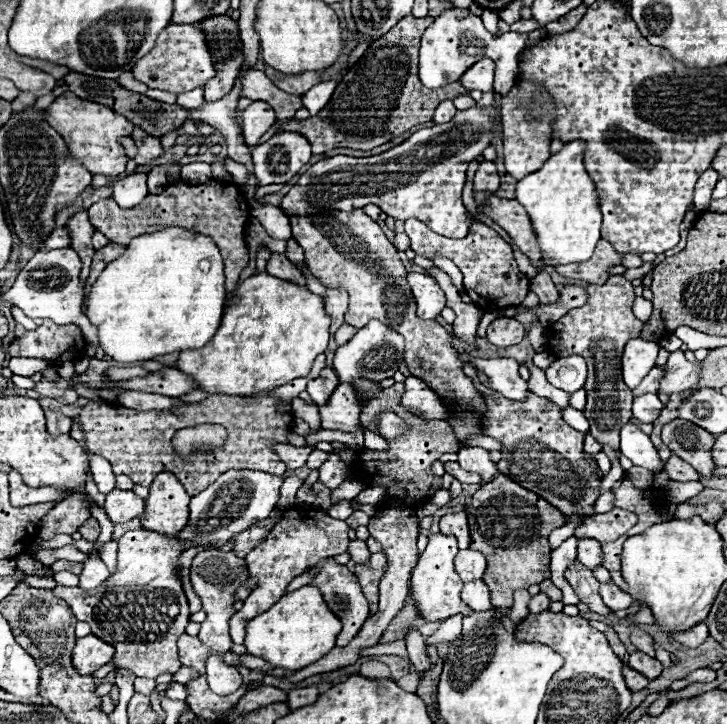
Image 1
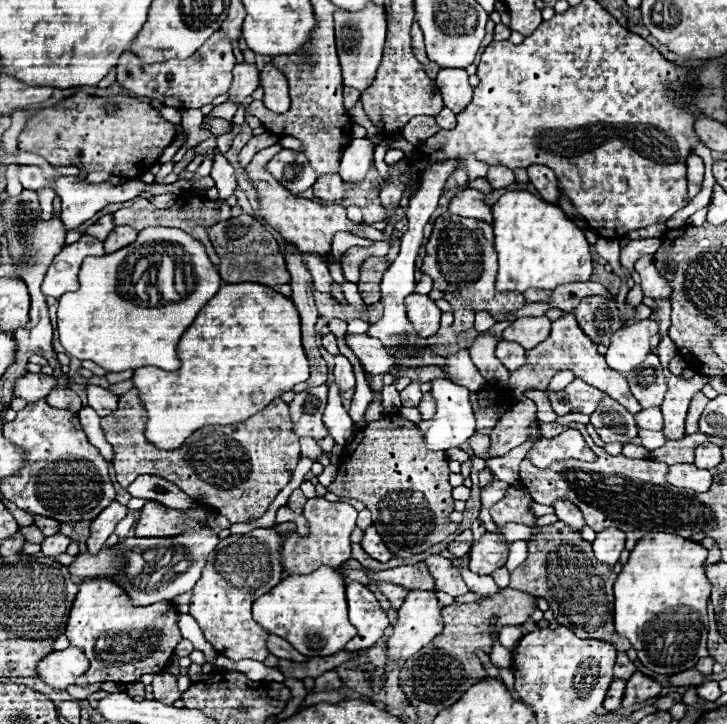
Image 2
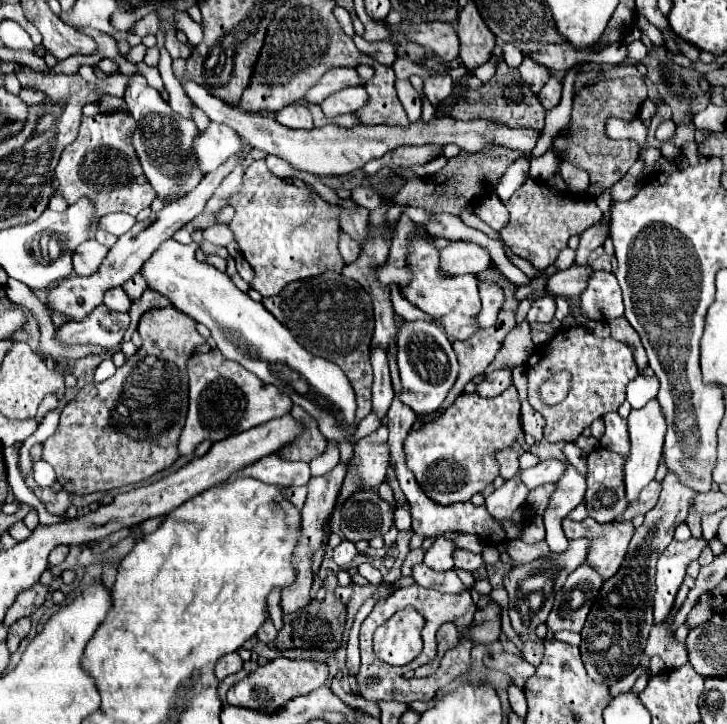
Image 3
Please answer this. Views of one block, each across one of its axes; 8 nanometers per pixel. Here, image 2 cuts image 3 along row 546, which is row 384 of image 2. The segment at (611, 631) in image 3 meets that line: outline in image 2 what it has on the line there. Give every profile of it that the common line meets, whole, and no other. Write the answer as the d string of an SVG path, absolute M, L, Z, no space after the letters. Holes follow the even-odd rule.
M648 354L648 358L636 366L632 374L626 374L626 380L642 408L654 408L662 404L668 386L664 382L664 372L656 354Z

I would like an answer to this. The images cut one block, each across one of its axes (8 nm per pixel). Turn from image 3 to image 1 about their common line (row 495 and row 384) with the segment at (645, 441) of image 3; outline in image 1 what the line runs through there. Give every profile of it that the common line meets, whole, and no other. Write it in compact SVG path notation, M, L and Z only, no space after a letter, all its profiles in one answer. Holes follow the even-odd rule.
M640 338L630 340L624 346L622 354L622 376L628 388L636 388L642 378L656 366L656 356L658 356L660 346L654 342L644 342Z

